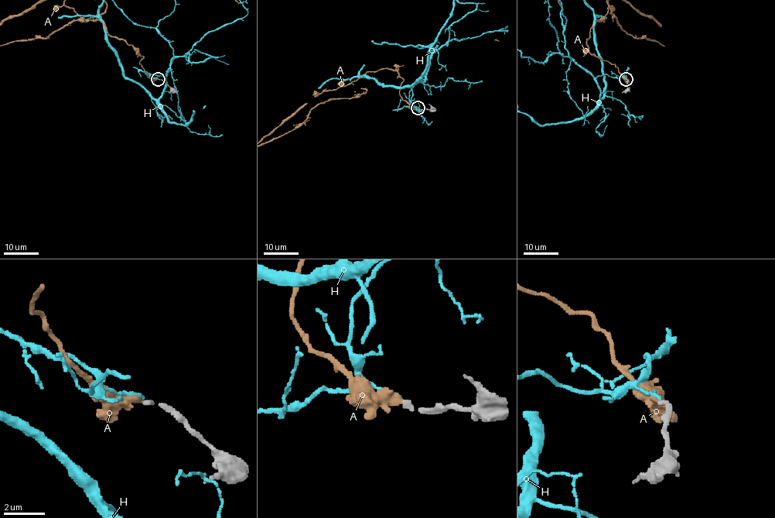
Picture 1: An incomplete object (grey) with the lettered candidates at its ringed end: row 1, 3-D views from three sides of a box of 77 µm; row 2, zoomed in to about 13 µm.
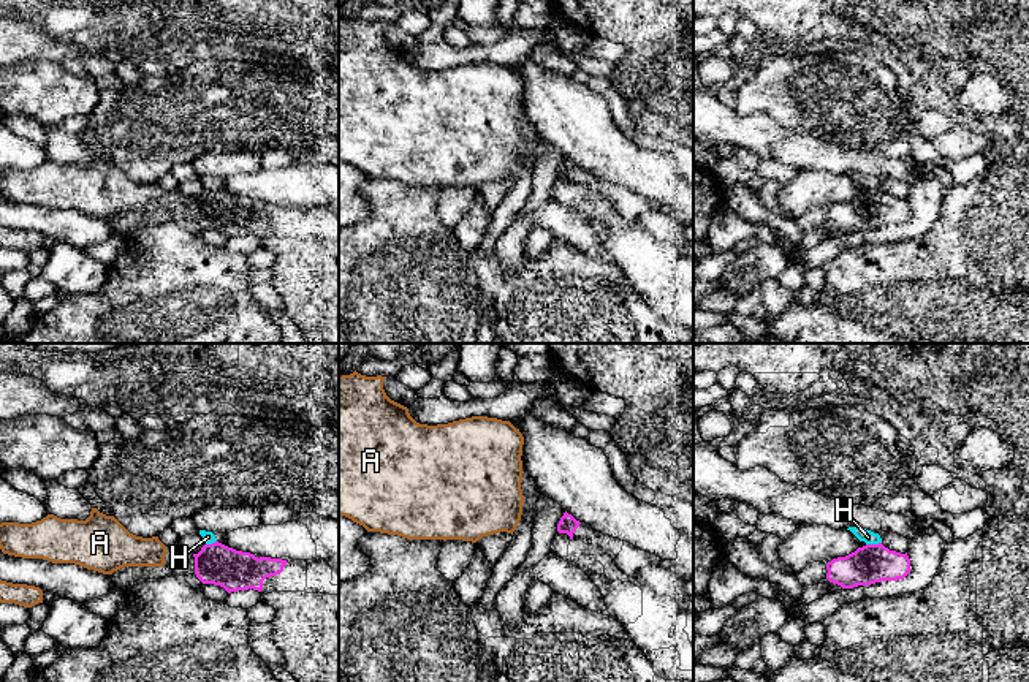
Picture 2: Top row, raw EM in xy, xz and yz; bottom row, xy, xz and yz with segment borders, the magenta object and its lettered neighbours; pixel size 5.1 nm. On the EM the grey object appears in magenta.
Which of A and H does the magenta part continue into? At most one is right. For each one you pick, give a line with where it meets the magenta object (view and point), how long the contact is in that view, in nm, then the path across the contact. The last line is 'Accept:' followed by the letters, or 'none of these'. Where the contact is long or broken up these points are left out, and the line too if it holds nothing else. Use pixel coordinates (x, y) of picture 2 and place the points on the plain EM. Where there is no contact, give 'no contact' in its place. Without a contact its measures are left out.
A: no contact
Accept: A

